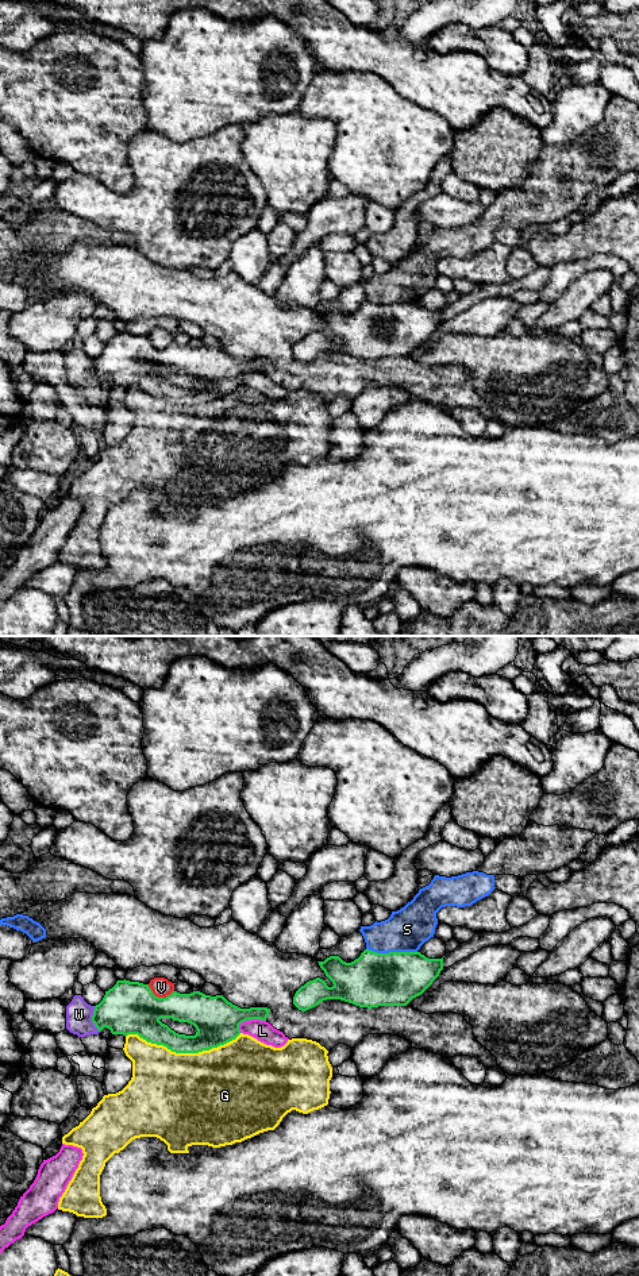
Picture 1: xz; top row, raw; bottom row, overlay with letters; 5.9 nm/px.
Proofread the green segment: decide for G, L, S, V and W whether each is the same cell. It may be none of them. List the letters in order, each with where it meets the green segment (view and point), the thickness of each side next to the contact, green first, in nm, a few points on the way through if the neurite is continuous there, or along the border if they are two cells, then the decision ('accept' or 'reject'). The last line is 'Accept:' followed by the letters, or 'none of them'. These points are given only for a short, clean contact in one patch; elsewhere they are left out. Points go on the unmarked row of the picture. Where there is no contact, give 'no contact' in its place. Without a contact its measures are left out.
G: contact xz (183, 404); calibres 240 and 500 nm; reject
L: contact xz (250, 370); calibres 260 and 120 nm; reject
S: contact xz (392, 304); calibres 320 and 260 nm; border xz (366, 300), (374, 304), (416, 304); reject
V: contact xz (160, 350); calibres 320 and 120 nm; border xz (147, 336), (158, 349), (166, 349), (173, 343); reject
W: contact xz (92, 371); calibres 320 and 160 nm; reject
Accept: none of them

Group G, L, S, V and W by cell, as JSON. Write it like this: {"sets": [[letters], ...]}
{"sets": [["G"], ["L"], ["S"], ["V"], ["W"]]}

